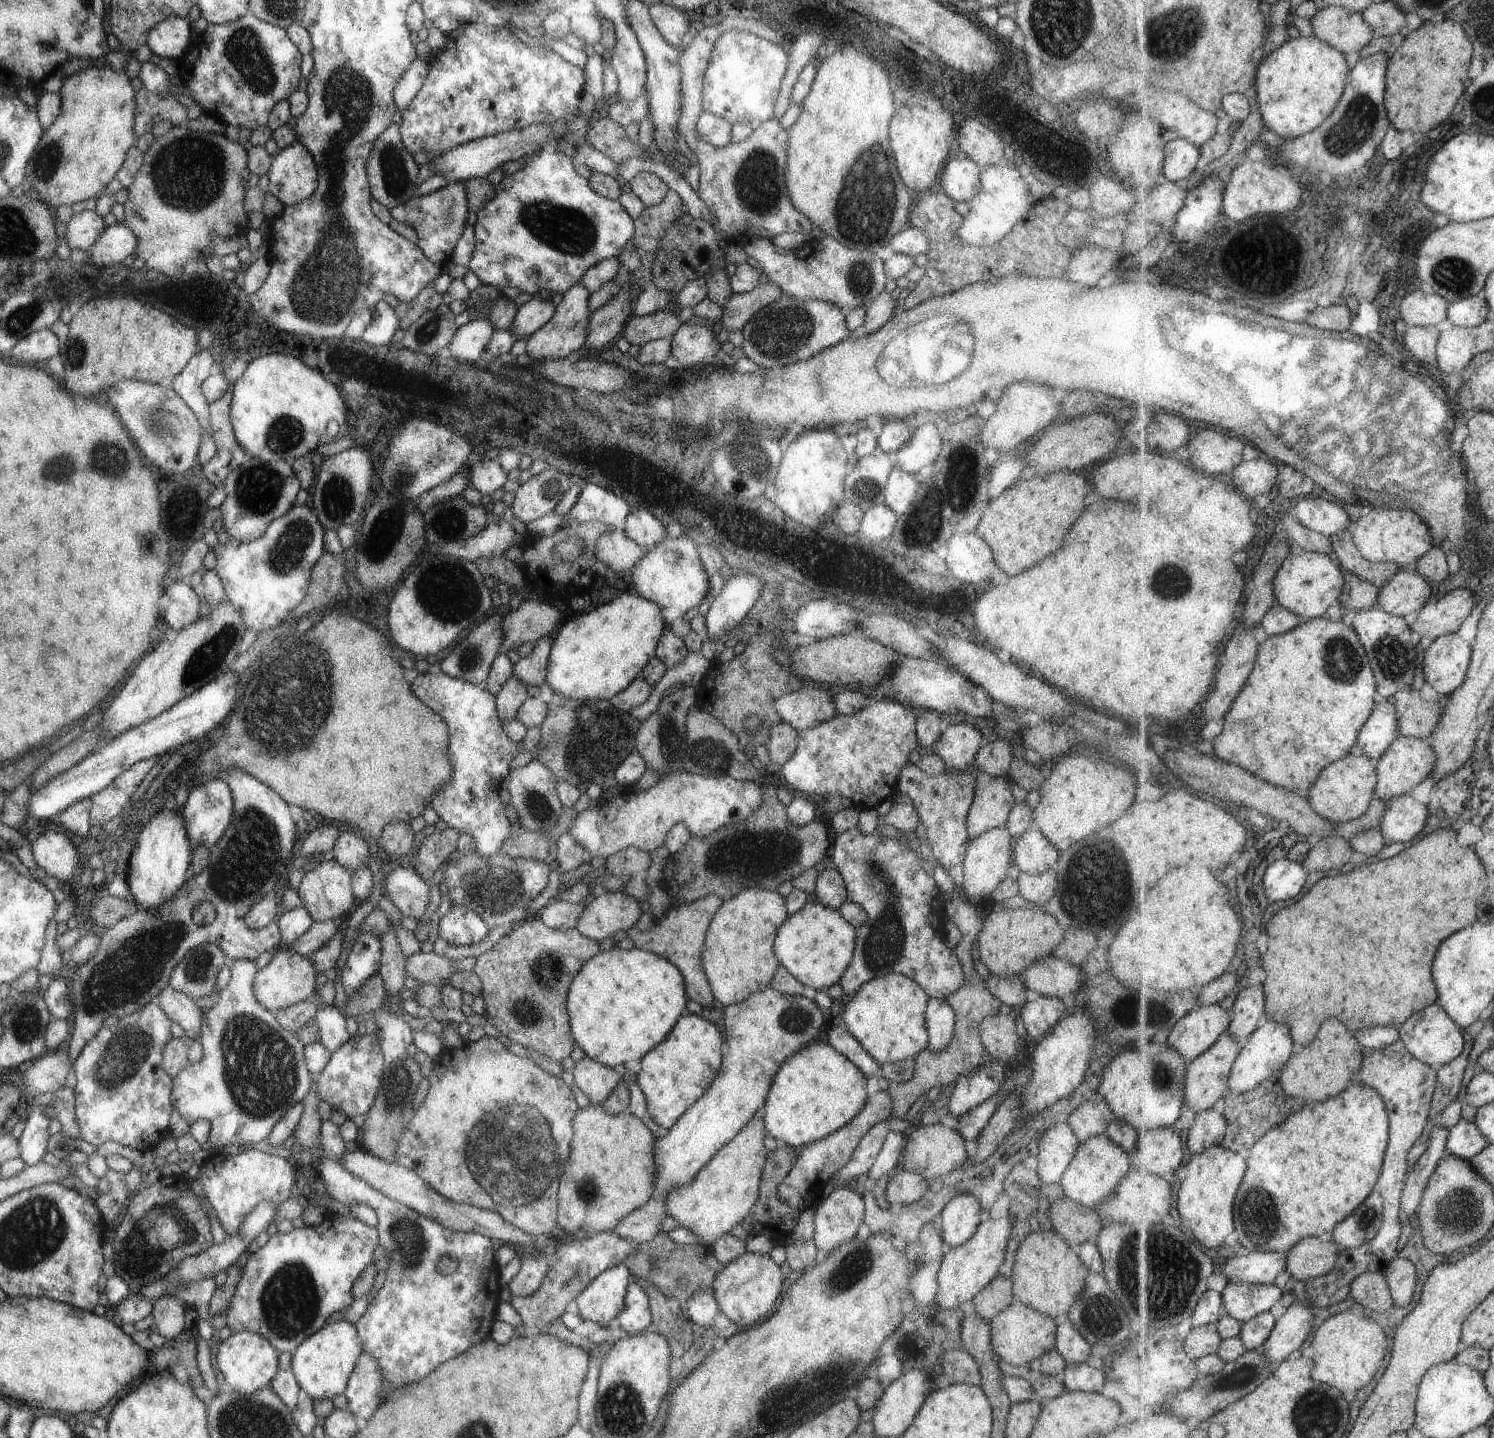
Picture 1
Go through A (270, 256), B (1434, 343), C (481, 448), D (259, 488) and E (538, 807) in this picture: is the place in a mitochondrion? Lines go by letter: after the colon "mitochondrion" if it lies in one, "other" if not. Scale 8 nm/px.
A: other
B: other
C: other
D: mitochondrion
E: mitochondrion

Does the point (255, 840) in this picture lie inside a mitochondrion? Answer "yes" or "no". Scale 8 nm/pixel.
yes

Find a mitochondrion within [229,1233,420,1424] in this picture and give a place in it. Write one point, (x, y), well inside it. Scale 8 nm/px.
(290, 1301)

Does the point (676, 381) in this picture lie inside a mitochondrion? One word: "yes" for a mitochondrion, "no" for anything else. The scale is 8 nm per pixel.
no

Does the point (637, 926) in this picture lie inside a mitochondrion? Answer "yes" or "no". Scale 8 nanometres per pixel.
no

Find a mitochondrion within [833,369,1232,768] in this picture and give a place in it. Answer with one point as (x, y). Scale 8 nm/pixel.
(1161, 588)

